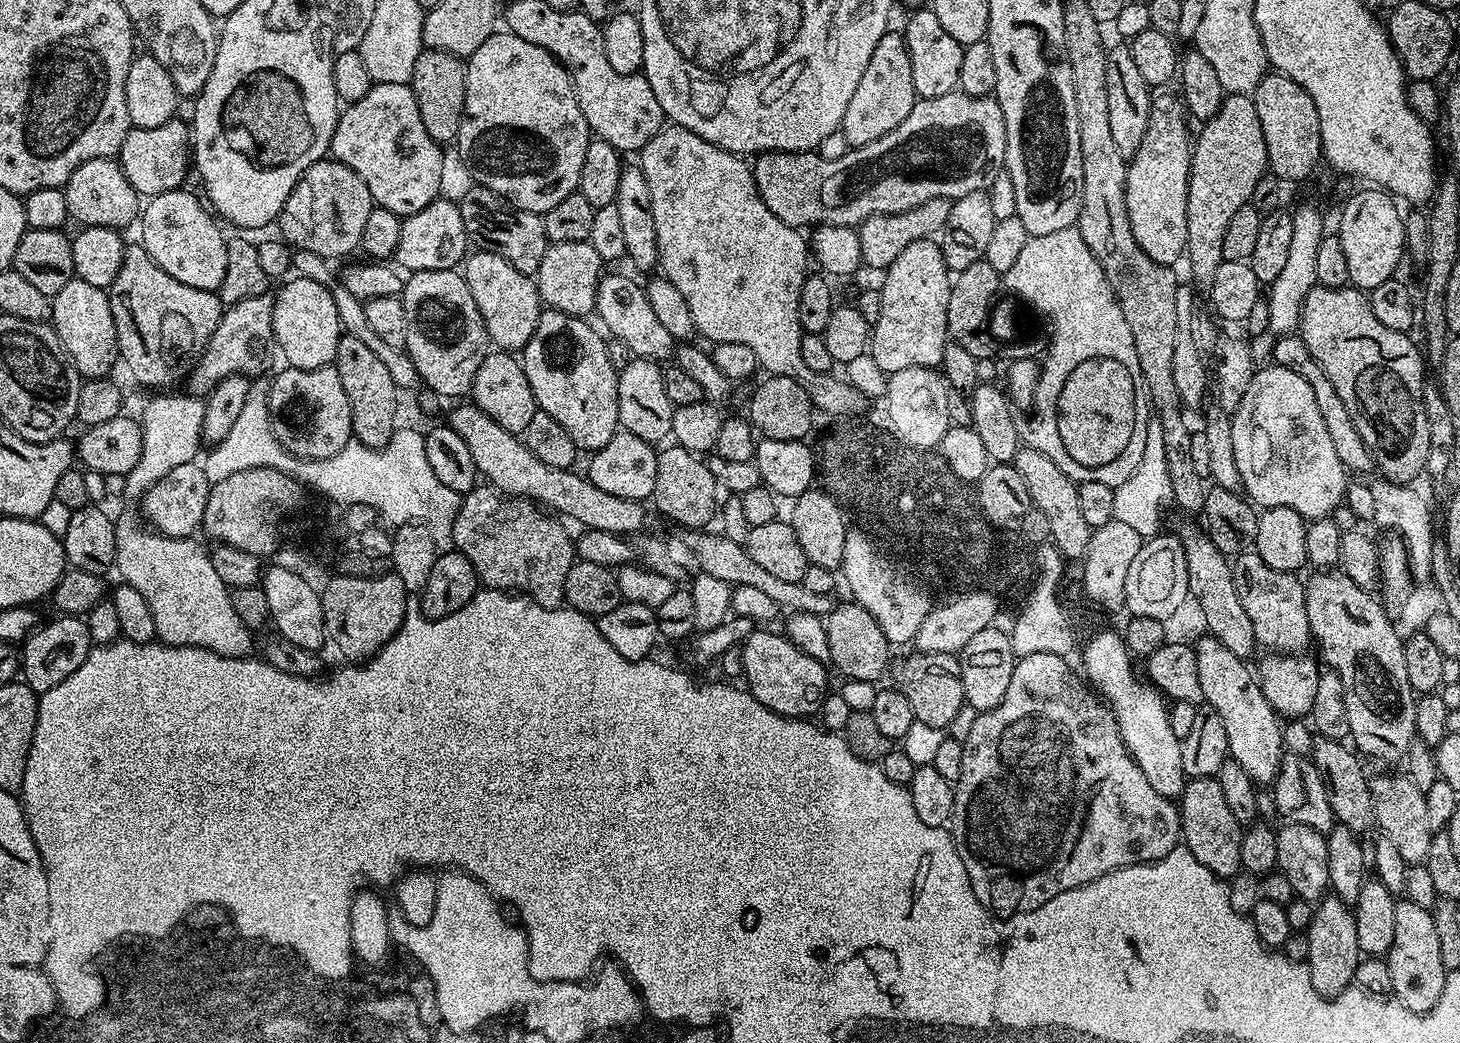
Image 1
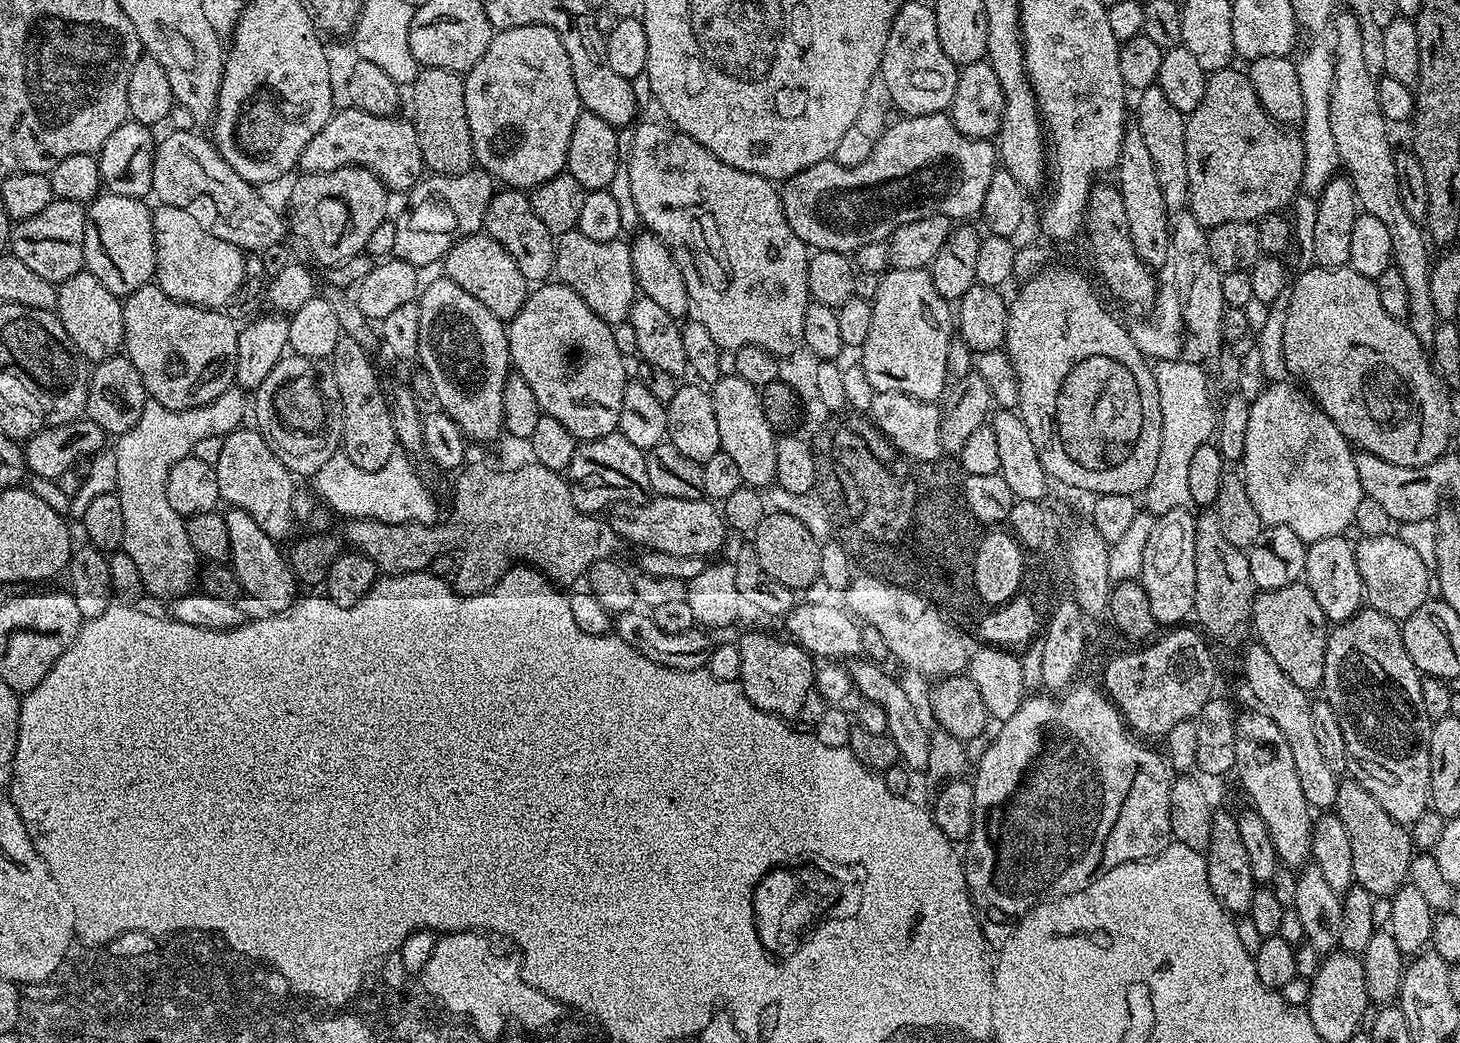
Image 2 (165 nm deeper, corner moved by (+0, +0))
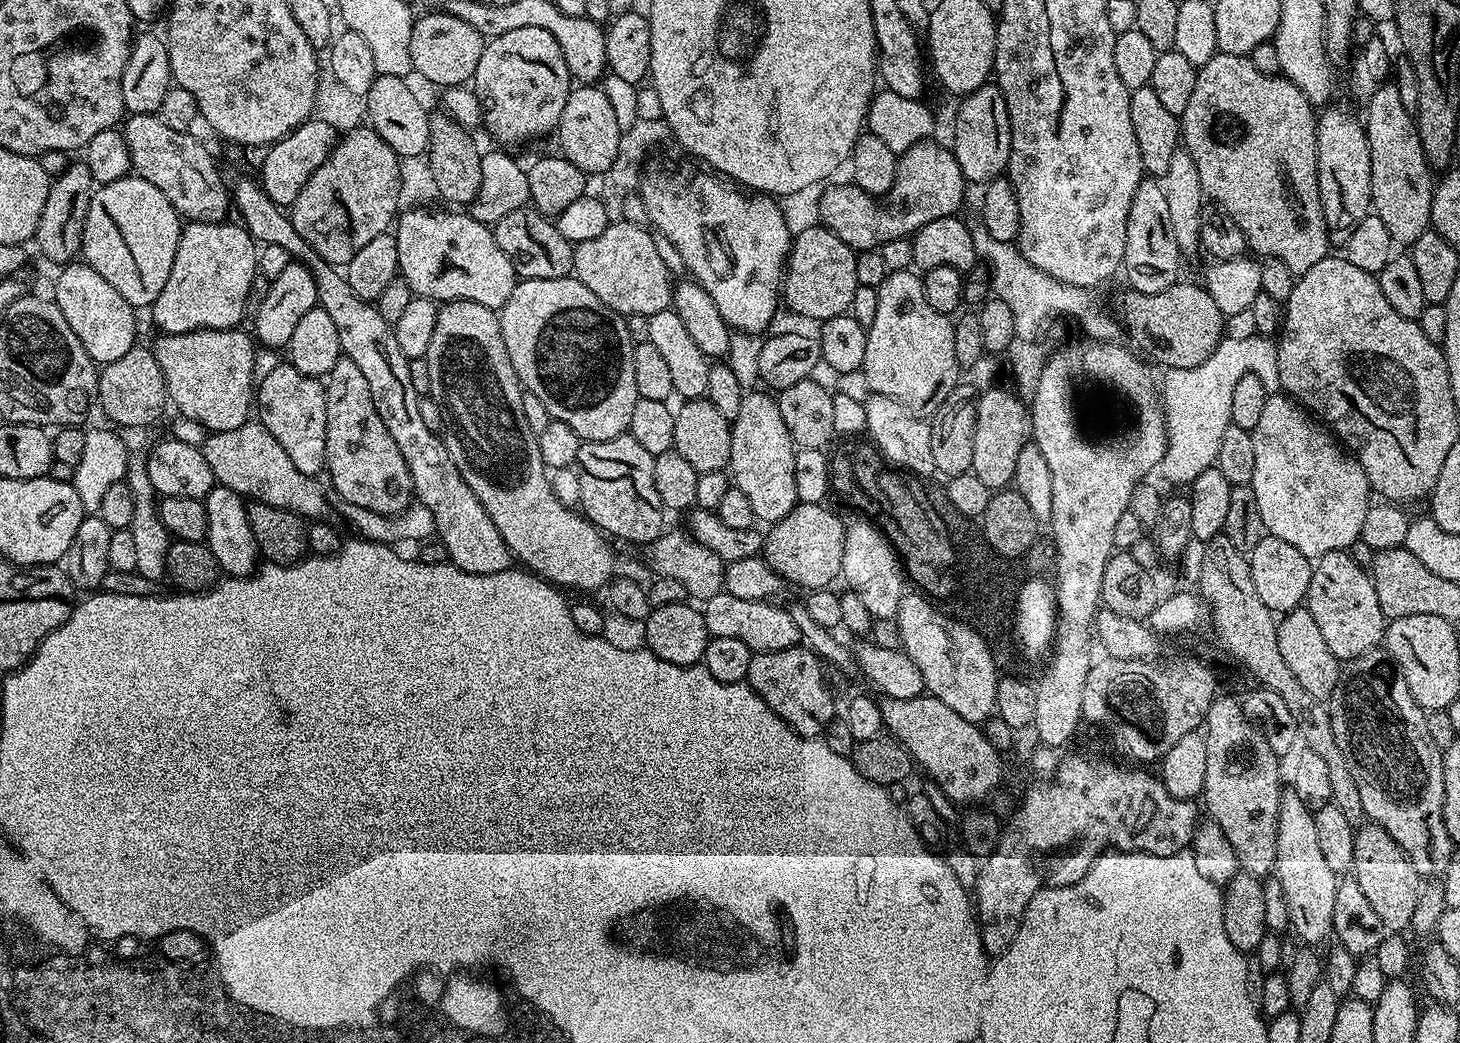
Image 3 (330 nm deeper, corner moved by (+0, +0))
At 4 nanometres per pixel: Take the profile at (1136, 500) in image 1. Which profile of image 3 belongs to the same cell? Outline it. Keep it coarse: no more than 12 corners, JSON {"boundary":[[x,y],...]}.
{"boundary":[[1269,337],[1224,338],[1200,366],[1167,369],[1159,471],[1191,486],[1233,424],[1234,386],[1281,391]]}

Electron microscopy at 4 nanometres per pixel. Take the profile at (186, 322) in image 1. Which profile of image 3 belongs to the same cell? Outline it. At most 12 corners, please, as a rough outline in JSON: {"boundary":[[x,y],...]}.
{"boundary":[[239,327],[160,334],[171,407],[209,433],[254,408]]}

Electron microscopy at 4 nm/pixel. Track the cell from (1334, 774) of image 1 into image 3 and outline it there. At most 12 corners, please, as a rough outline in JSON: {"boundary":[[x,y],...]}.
{"boundary":[[1368,822],[1351,871],[1385,929],[1411,925],[1422,878]]}

